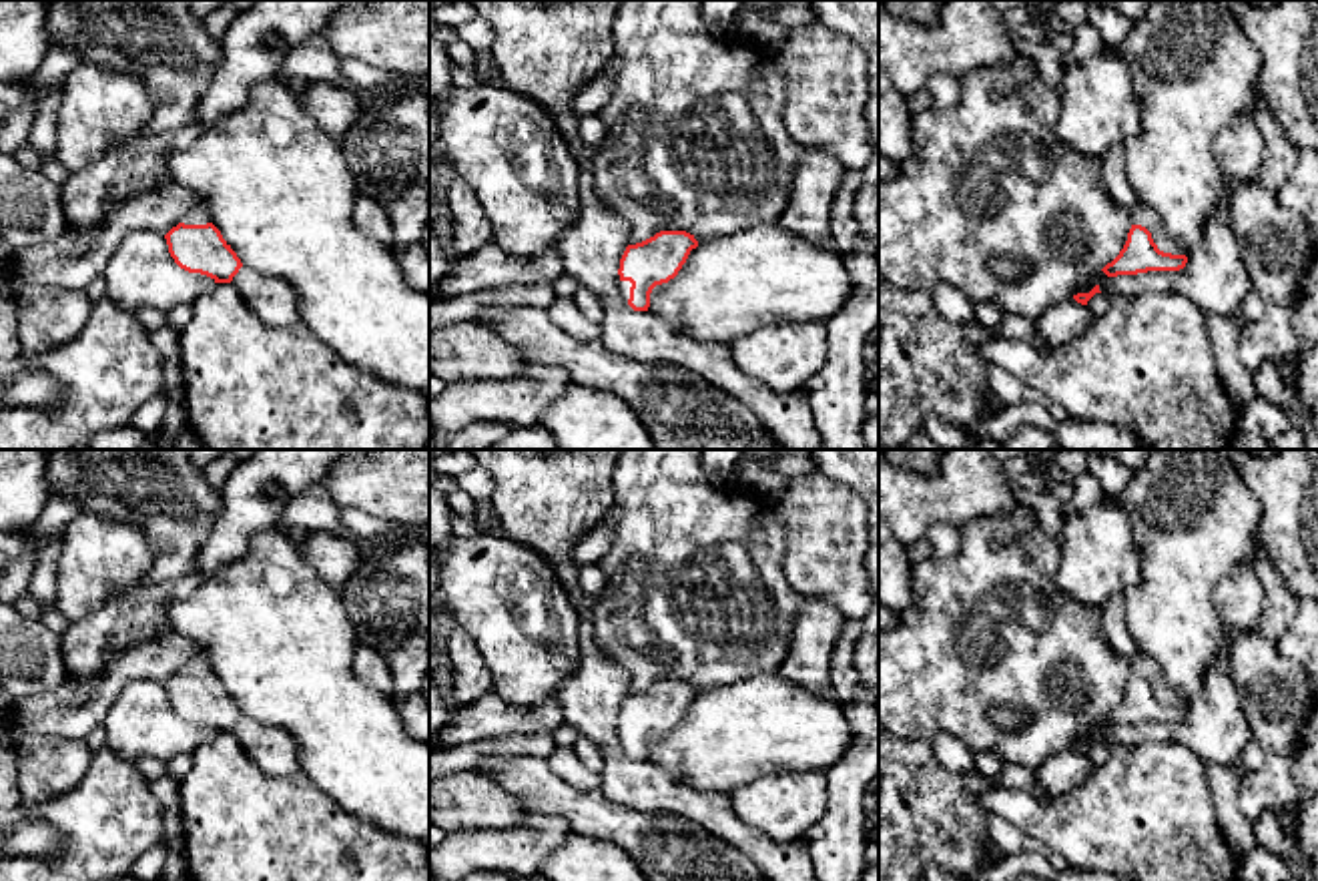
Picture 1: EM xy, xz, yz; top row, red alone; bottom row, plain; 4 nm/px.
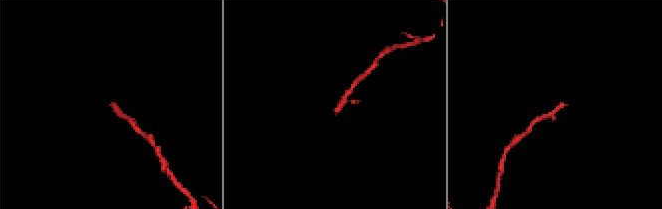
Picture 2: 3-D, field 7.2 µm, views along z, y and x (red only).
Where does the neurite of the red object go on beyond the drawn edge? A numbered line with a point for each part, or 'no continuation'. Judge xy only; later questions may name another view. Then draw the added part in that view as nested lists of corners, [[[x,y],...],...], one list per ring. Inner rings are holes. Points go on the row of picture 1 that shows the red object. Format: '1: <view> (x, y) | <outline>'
1: xy (197, 215) | [[[197,205],[185,217],[181,217],[179,223],[185,223],[185,225],[207,225],[207,223],[211,223],[211,217],[209,217],[209,211],[207,211],[205,205]]]

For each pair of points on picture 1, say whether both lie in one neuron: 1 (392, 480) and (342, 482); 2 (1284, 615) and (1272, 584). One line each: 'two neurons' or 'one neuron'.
1: one neuron
2: one neuron

